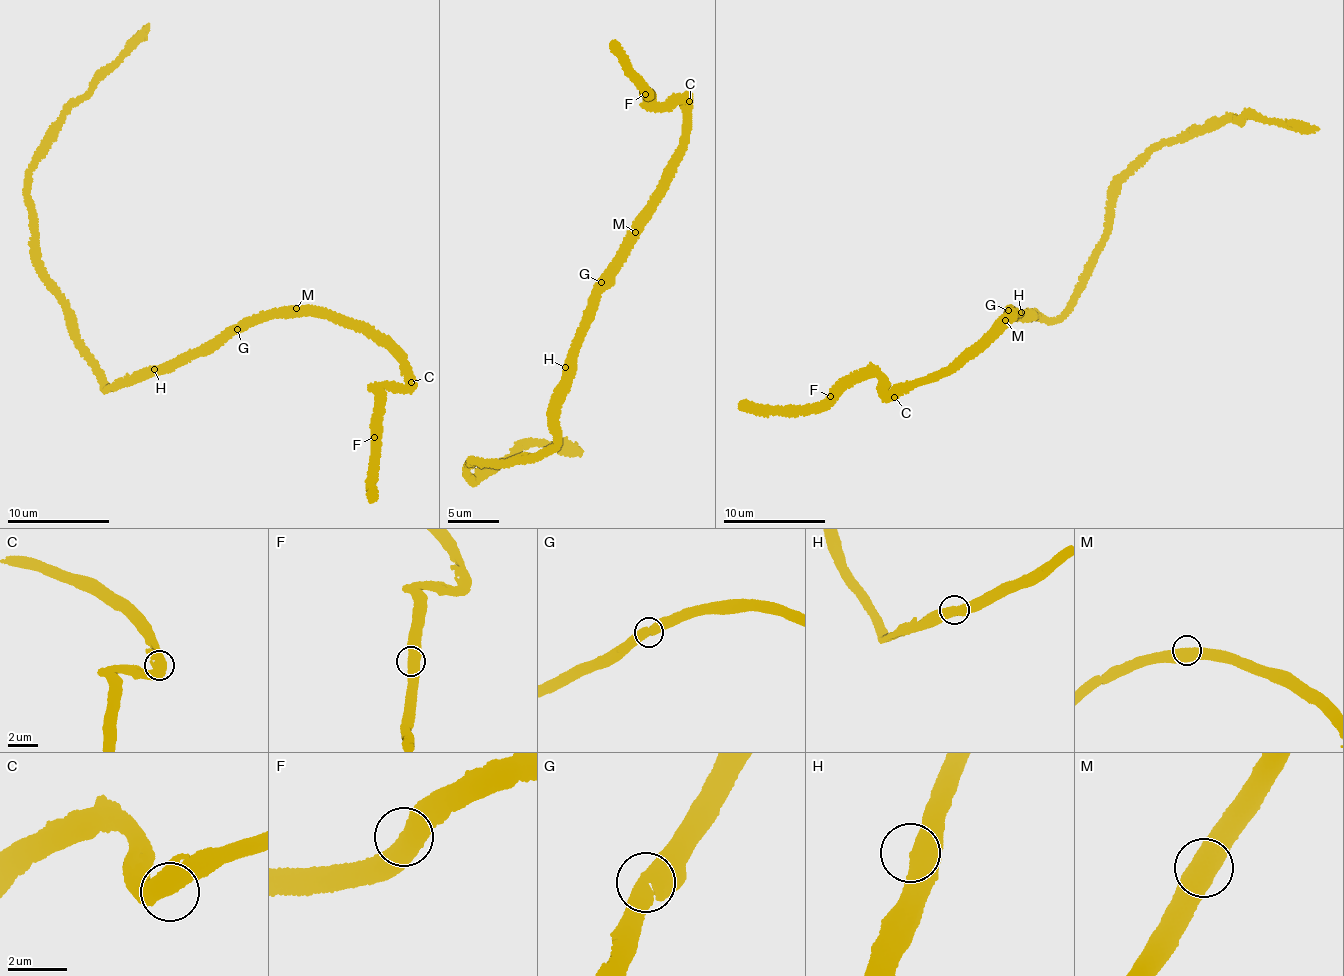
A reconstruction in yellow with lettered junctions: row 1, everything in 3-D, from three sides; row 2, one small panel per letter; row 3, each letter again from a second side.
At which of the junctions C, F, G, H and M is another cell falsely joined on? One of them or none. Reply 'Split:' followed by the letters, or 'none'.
Split: none

